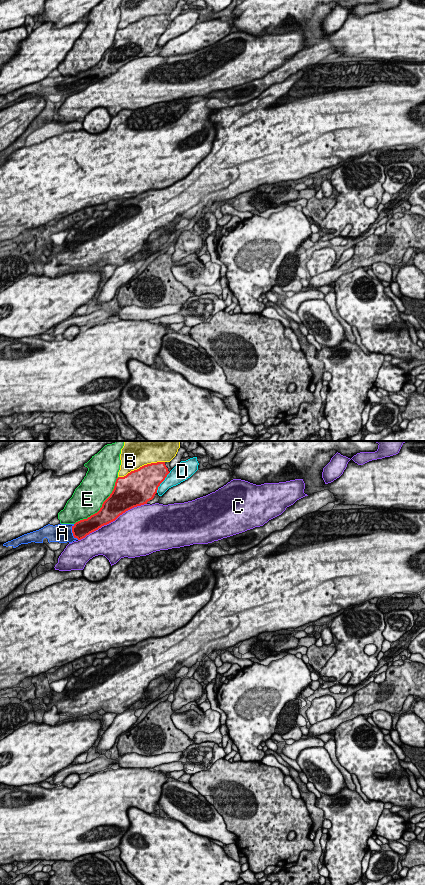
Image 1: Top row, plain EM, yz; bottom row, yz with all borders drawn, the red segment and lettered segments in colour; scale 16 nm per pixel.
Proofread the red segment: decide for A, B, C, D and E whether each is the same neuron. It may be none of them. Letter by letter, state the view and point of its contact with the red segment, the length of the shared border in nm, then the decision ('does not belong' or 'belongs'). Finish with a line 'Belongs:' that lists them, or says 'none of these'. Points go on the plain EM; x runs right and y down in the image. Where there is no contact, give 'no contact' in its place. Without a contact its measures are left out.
A: yz (72, 84) | 260 nm | belongs
B: yz (142, 18) | 800 nm | does not belong
C: yz (112, 73) | 1250 nm | does not belong
D: yz (162, 33) | 400 nm | does not belong
E: yz (102, 58) | 1050 nm | does not belong
Belongs: A

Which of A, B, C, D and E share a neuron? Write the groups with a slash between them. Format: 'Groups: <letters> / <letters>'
Groups: A / B / C / D / E

